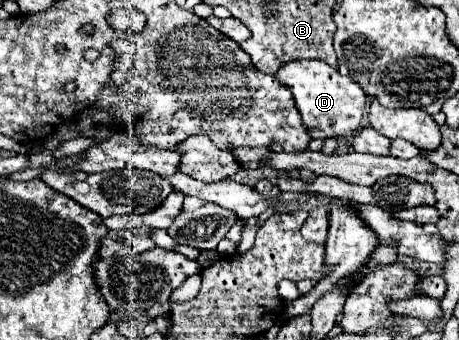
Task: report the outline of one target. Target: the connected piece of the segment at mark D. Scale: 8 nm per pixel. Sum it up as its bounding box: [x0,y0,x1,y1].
[276,60,366,138]

